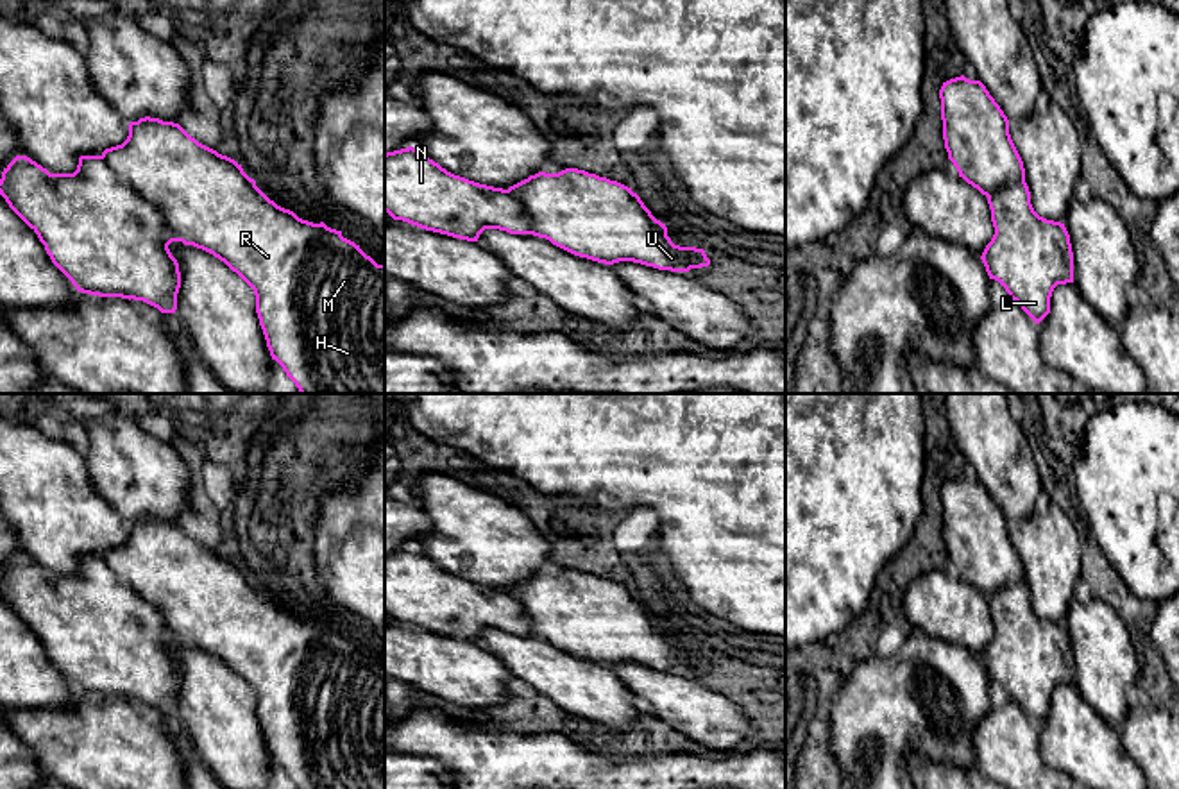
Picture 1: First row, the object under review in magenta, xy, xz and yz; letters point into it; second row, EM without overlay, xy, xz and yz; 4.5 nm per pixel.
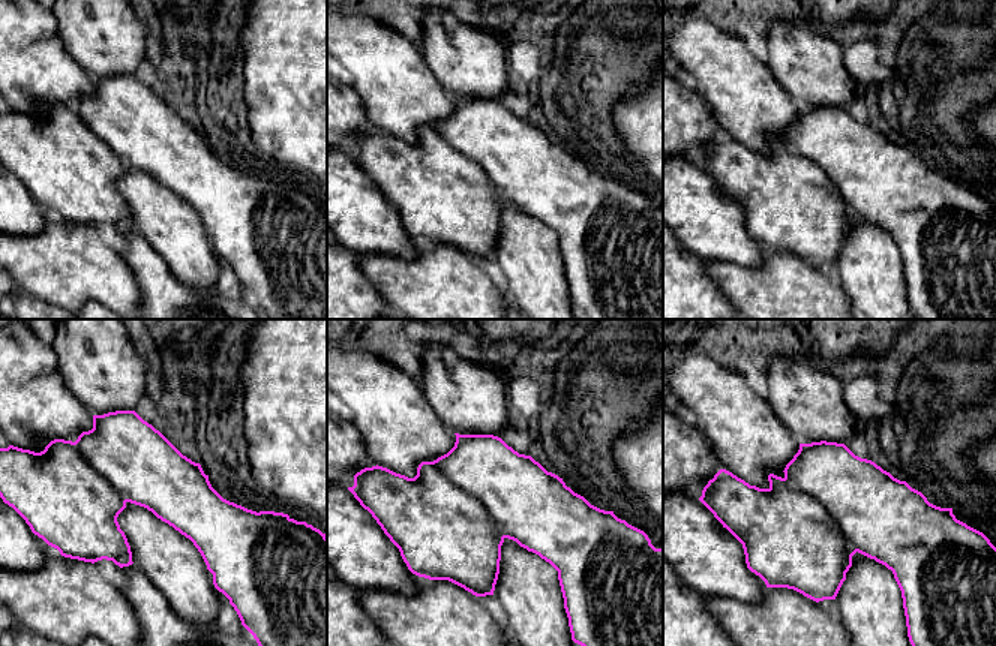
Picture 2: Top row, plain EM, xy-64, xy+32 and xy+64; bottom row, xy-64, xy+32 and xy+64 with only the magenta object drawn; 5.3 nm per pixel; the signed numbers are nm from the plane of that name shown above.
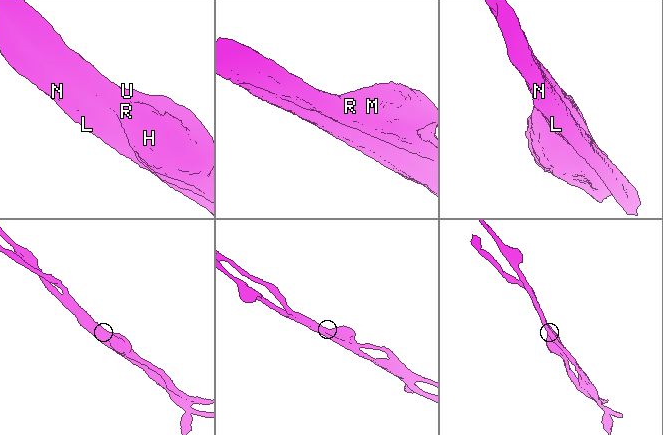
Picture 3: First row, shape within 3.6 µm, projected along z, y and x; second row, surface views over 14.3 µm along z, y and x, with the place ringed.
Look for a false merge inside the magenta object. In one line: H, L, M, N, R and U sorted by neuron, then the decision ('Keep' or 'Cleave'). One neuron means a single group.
Groups: H M R U / L N. Cleave

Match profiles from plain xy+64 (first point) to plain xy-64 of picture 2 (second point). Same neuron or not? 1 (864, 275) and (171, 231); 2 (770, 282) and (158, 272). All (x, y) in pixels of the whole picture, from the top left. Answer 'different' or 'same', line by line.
1: same
2: different

